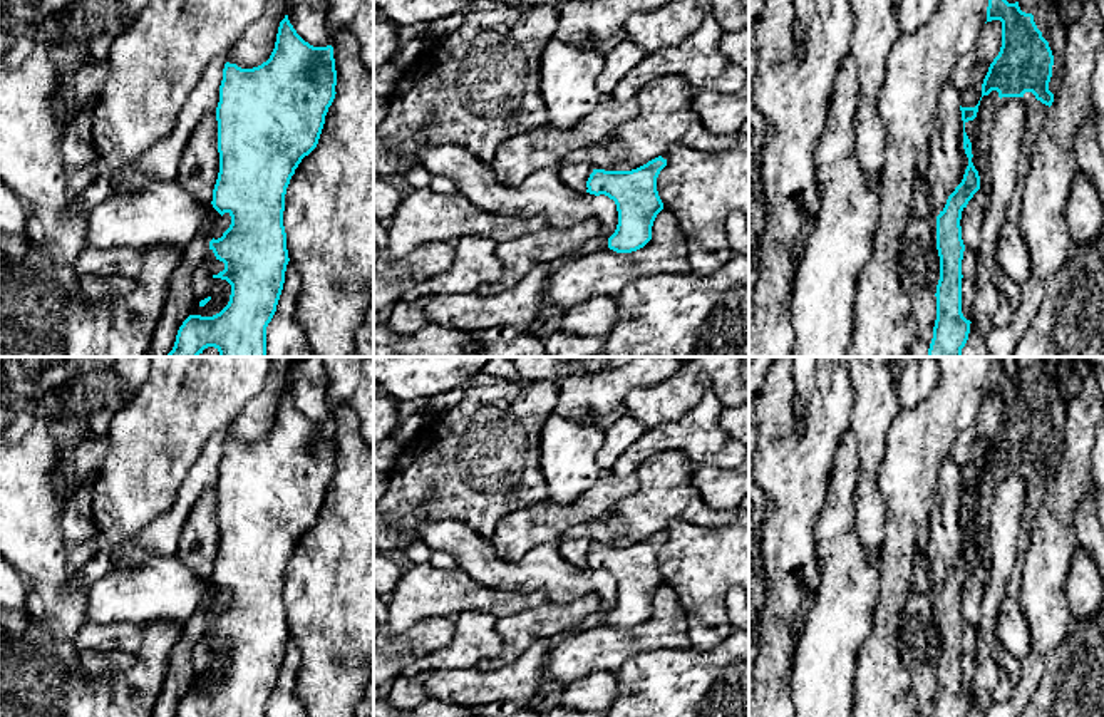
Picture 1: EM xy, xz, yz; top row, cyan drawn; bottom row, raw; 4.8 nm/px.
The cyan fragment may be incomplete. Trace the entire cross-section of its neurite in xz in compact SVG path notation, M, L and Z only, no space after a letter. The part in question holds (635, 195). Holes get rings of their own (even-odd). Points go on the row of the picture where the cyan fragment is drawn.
M662 156L632 171L593 169L586 181L586 193L605 194L615 201L618 224L608 238L608 248L632 253L652 240L652 226L663 203L657 191L657 178L667 166Z

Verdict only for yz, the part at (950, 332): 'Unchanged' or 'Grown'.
Unchanged

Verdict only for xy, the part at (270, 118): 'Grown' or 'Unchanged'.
Unchanged

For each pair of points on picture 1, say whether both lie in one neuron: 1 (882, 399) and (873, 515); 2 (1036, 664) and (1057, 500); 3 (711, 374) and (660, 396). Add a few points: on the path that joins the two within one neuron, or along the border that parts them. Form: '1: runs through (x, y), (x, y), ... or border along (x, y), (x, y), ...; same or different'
1: runs through (871, 428), (870, 486); same
2: runs through (1046, 624), (1046, 567), (1052, 540); same
3: runs through (699, 376), (680, 394), (672, 396); same

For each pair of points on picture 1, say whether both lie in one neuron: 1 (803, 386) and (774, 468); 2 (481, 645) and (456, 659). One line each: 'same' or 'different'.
1: different
2: same

